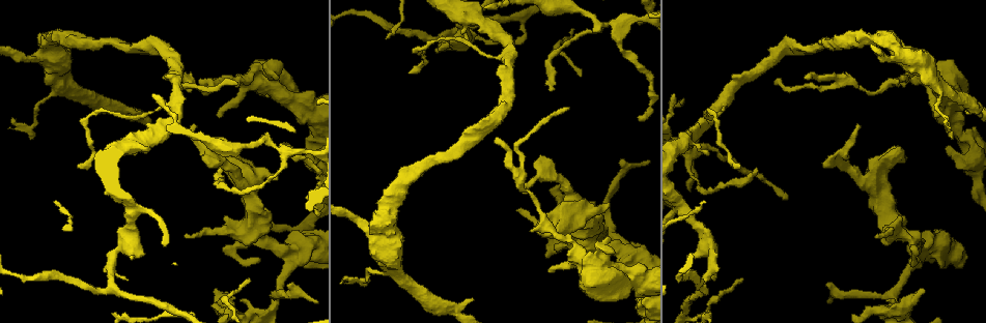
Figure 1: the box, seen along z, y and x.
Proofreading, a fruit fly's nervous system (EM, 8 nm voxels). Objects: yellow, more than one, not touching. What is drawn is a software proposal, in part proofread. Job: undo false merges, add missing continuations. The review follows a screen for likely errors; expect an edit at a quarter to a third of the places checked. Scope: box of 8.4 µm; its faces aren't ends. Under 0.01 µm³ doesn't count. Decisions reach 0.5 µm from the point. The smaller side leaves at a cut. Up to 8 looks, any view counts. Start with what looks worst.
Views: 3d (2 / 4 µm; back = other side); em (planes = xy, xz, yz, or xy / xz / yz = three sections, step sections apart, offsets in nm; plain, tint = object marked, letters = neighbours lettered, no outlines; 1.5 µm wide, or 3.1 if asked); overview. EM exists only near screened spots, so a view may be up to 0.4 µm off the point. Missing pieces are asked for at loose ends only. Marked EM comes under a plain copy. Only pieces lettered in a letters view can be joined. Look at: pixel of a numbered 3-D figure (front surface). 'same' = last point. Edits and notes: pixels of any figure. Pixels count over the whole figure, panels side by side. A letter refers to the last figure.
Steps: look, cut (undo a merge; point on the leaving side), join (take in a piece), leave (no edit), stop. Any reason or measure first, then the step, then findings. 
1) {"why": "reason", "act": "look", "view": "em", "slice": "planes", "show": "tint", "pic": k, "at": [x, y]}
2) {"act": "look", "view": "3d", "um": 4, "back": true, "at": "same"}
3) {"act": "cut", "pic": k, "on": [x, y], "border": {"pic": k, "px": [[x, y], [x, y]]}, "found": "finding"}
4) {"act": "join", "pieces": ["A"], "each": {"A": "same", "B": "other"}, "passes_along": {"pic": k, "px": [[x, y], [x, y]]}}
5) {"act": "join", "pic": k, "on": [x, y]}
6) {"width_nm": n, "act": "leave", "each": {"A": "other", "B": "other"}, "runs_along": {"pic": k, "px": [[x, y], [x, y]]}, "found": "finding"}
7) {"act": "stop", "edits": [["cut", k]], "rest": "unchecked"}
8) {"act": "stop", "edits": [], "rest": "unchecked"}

{"why": "branch stops here", "act": "look", "view": "3d", "um": 4, "pic": 1, "at": [141, 113]}

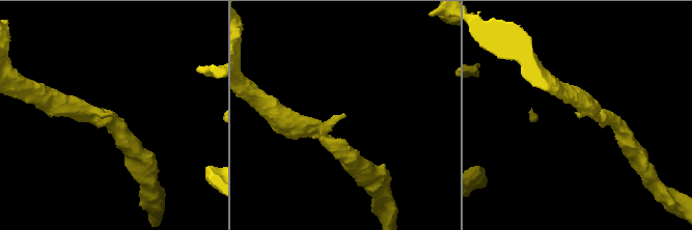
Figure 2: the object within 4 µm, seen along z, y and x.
{"act": "look", "view": "em", "slice": "planes", "show": "letters", "pic": 2, "at": [112, 115]}

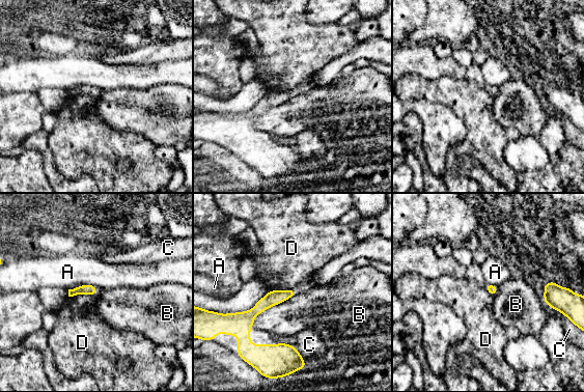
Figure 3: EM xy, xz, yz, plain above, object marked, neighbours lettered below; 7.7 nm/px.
{"act": "leave", "each": {"A": "other", "B": "other", "C": "other", "D": "other"}, "runs_along": {"pic": 3, "px": [[292, 292], [272, 298], [240, 325]]}, "found": "no lettered piece goes on from it"}

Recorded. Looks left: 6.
{"why": "calibre changes", "act": "look", "view": "em", "slice": "planes", "show": "letters", "pic": 1, "at": [58, 36]}

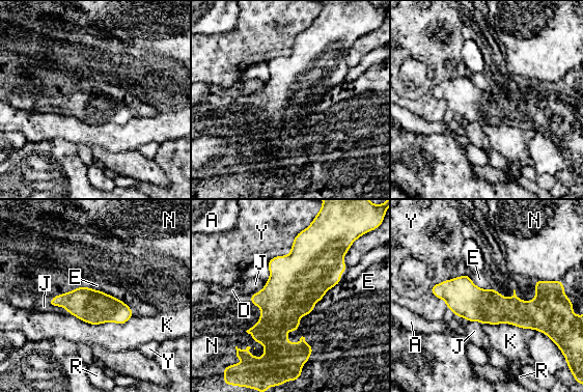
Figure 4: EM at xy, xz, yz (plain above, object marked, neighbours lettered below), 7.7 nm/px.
{"act": "leave", "each": {"A": "other", "D": "other", "E": "other", "J": "other", "K": "other", "N": "other", "R": "other", "Y": "other"}, "border": {"pic": 4, "px": [[468, 275], [477, 286], [492, 288]]}, "found": "all the same neuron"}

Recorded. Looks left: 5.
{"why": "branch stops here", "act": "look", "view": "em", "slice": "planes", "show": "letters", "pic": 1, "at": [220, 115]}

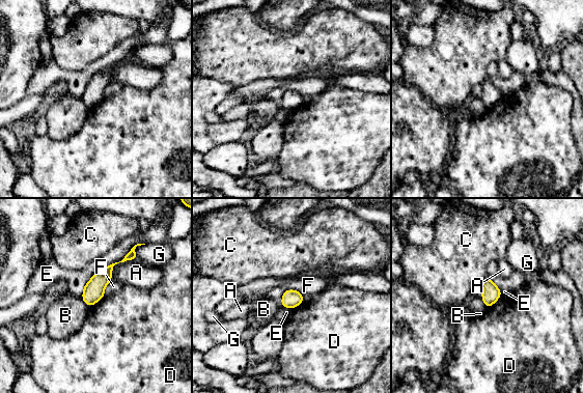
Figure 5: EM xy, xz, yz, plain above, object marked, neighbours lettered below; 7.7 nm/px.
{"act": "leave", "each": {"A": "other", "B": "other", "C": "other", "D": "other", "E": "other", "F": "other", "G": "other"}, "border": {"pic": 5, "px": [[105, 296], [89, 307]]}, "found": "none of them fits"}

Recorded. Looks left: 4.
{"act": "stop", "edits": [], "rest": "unchecked"}

